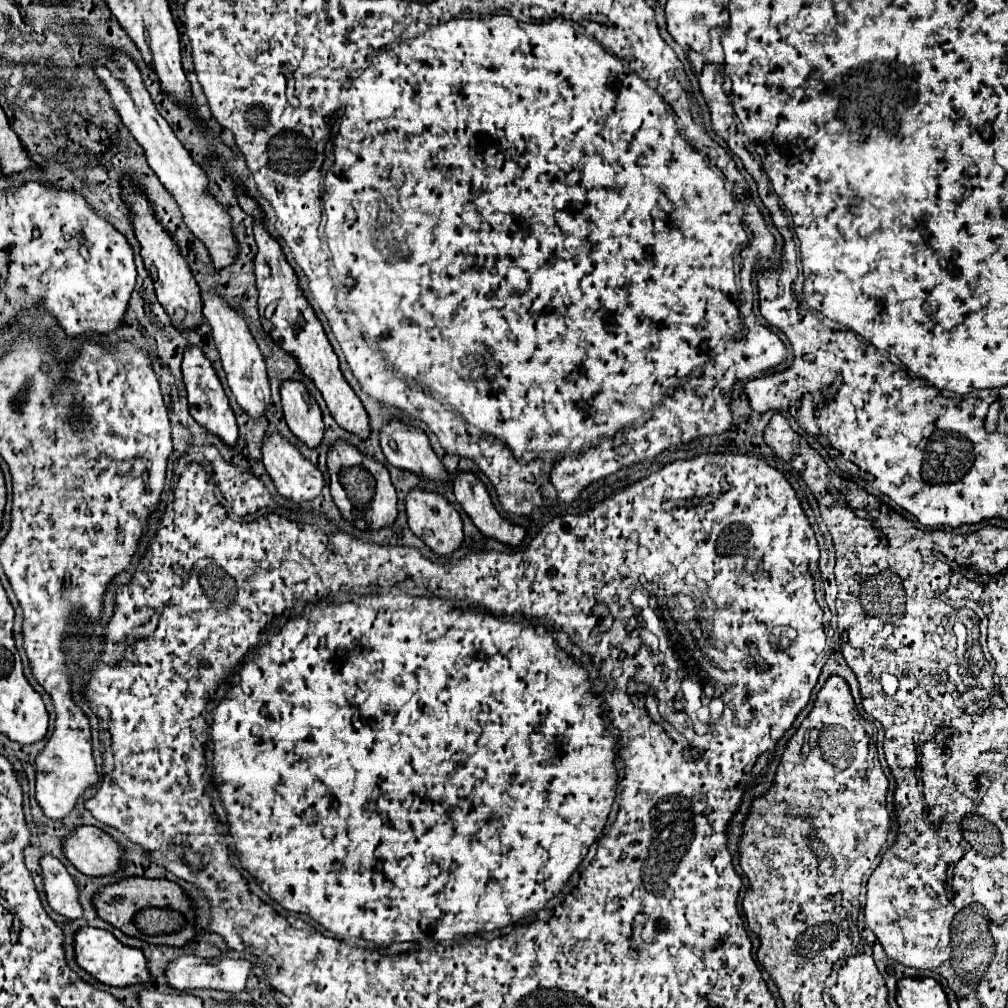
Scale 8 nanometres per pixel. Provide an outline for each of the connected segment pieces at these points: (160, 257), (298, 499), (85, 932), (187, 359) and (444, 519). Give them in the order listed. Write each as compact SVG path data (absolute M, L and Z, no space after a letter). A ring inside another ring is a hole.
M124 178L120 184L124 186L122 198L126 200L130 210L134 212L134 234L136 234L140 246L142 246L140 254L142 254L142 260L144 260L144 266L146 266L150 278L154 280L158 302L164 306L164 310L166 310L172 326L176 326L176 330L196 330L196 326L204 322L202 292L200 292L186 260L182 258L180 248L170 238L170 234L156 222L156 218L152 214L152 208L148 204L148 200L140 194L140 190L134 188L128 178Z
M274 434L270 438L266 438L264 446L262 446L262 460L264 460L264 466L266 466L266 472L270 474L276 490L280 496L296 502L296 504L302 504L302 502L310 502L314 500L322 488L324 488L324 478L320 474L320 470L308 462L288 440L284 440L280 434Z
M80 928L76 932L76 960L78 964L90 972L98 982L108 986L132 986L132 984L146 984L150 982L150 972L146 966L144 952L138 948L130 948L120 944L114 934L98 928Z
M186 348L184 352L184 362L182 362L182 372L184 372L184 384L188 390L188 404L190 404L190 414L192 418L206 428L208 432L212 432L214 436L218 436L230 450L236 448L238 442L238 426L236 426L236 418L234 412L228 404L228 396L224 394L224 388L210 364L210 360L198 350L198 348Z
M412 490L406 496L406 514L408 514L408 526L410 530L436 554L440 556L452 556L456 550L460 550L464 542L464 530L462 530L462 518L450 506L442 496L434 492L422 492L422 490Z

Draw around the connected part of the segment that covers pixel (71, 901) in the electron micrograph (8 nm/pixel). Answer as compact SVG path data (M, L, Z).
M50 854L42 856L40 866L44 874L44 890L48 904L66 918L82 918L80 892L76 888L74 876L66 870L66 866Z

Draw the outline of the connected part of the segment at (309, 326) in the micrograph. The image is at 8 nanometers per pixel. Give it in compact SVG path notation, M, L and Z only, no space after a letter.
M238 184L238 200L240 200L240 206L250 216L256 218L254 236L256 236L256 244L258 244L258 254L254 258L254 266L256 266L256 286L258 286L258 294L260 294L258 296L258 312L260 312L262 330L268 332L270 338L282 350L286 350L288 354L292 354L296 358L296 364L300 366L302 374L306 378L310 378L314 382L314 386L320 390L320 394L324 396L326 406L328 406L332 418L336 420L336 424L340 428L344 428L346 432L358 436L360 440L366 440L370 436L368 414L366 414L360 398L354 394L354 390L348 386L346 378L342 376L340 366L338 366L338 356L334 354L334 350L324 334L324 328L322 328L320 320L316 318L312 306L302 296L292 266L286 262L280 244L264 230L262 212L258 210L258 206L252 198L242 194L240 184Z

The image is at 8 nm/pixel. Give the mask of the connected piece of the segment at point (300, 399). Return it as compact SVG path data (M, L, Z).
M288 380L280 386L284 418L292 434L308 448L318 448L324 440L322 412L306 386L296 380Z

